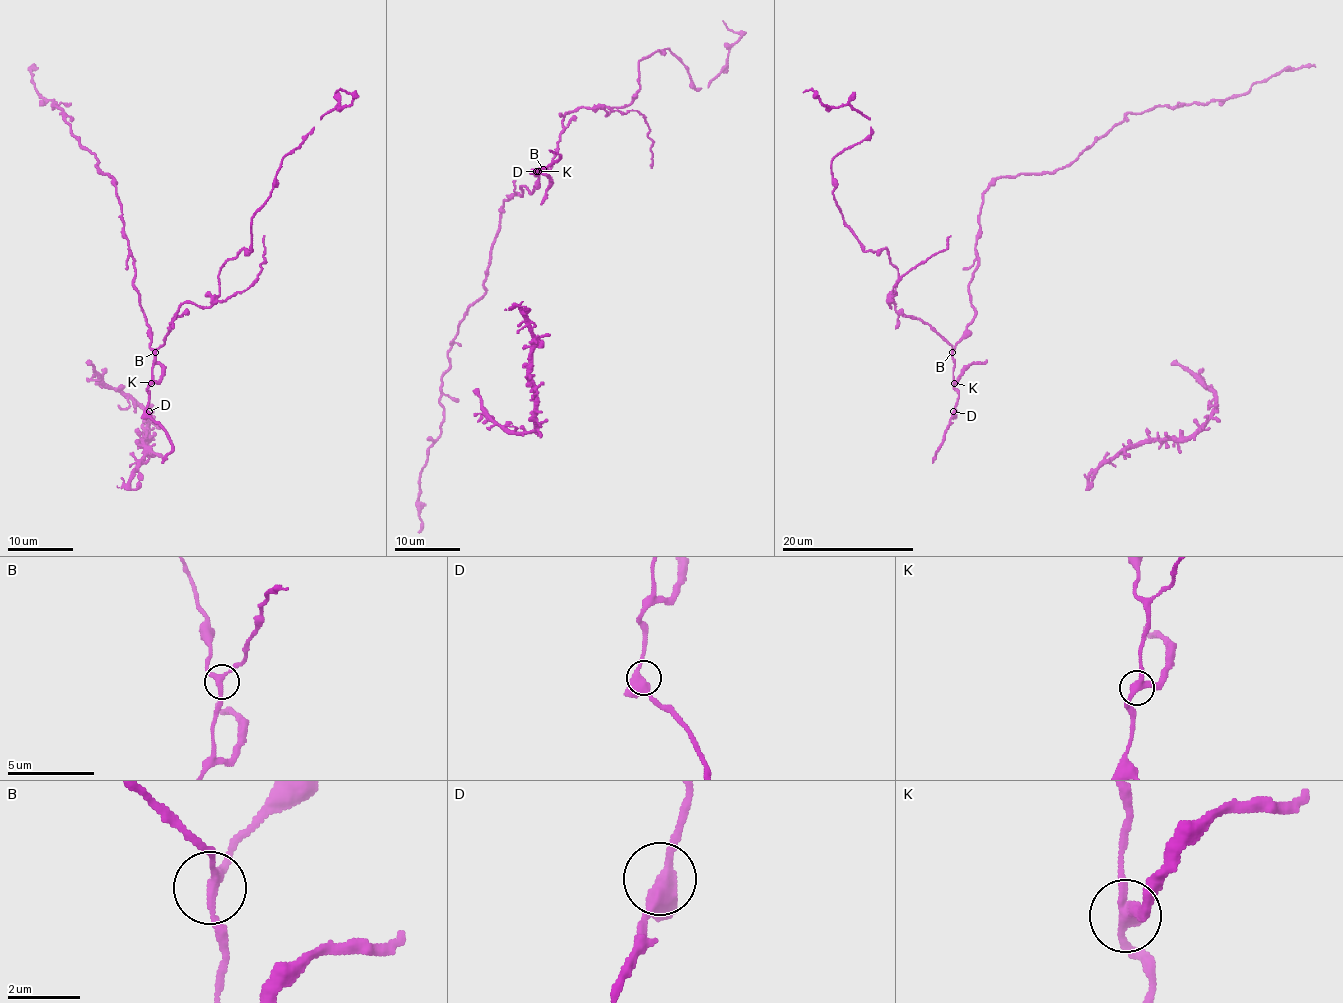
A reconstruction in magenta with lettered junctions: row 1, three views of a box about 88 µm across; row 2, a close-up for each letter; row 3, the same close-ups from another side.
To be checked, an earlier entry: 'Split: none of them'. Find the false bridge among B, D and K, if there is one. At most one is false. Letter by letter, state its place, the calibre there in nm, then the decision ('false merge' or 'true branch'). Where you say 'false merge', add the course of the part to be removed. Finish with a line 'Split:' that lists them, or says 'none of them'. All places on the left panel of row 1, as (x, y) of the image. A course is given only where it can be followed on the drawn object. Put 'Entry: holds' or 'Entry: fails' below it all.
B: (155, 352) | 240 nm | true branch
D: (149, 411) | 400 nm | true branch
K: (151, 383) | 320 nm | false merge | (150, 383), (160, 378), (162, 370), (153, 360)
Split: K
Entry: fails

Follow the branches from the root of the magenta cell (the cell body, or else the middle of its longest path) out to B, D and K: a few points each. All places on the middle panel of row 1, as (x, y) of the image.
B: (533, 190), (538, 172), (543, 169)
D: (533, 190), (541, 169), (534, 172), (536, 176), (536, 171)
K: (533, 190), (541, 169), (538, 171)

